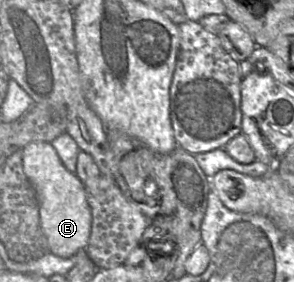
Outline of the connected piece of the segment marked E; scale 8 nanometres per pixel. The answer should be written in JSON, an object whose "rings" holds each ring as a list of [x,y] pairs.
{"rings":[[[31,142],[21,151],[23,170],[35,190],[40,226],[50,252],[68,258],[85,250],[91,233],[92,214],[84,184],[65,168],[50,142]]]}

